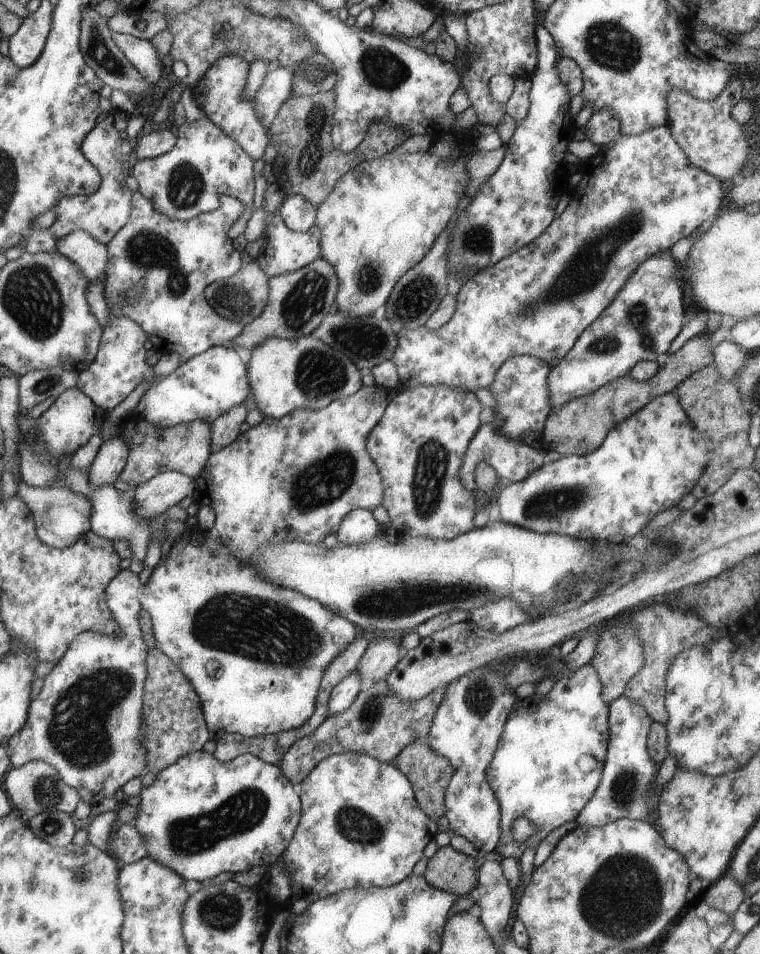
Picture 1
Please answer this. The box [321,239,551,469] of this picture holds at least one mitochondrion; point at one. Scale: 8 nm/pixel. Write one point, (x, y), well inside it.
(367, 342)

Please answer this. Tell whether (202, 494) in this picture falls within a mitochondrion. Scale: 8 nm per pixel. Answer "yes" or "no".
no

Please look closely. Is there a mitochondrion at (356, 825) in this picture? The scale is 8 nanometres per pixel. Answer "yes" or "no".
yes

